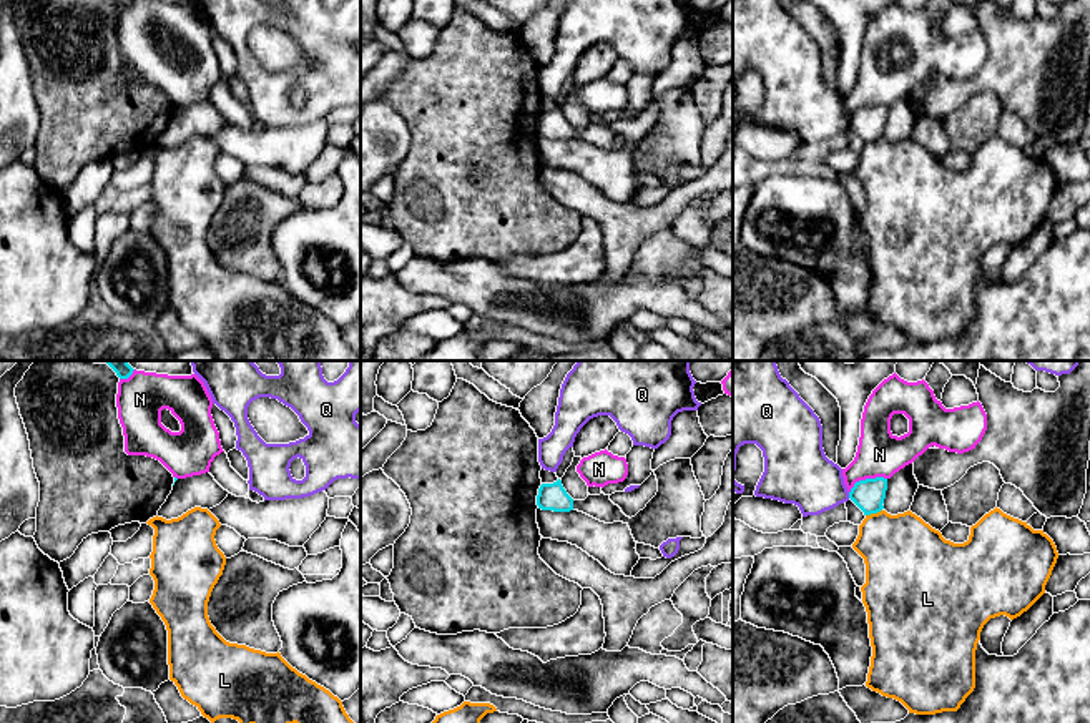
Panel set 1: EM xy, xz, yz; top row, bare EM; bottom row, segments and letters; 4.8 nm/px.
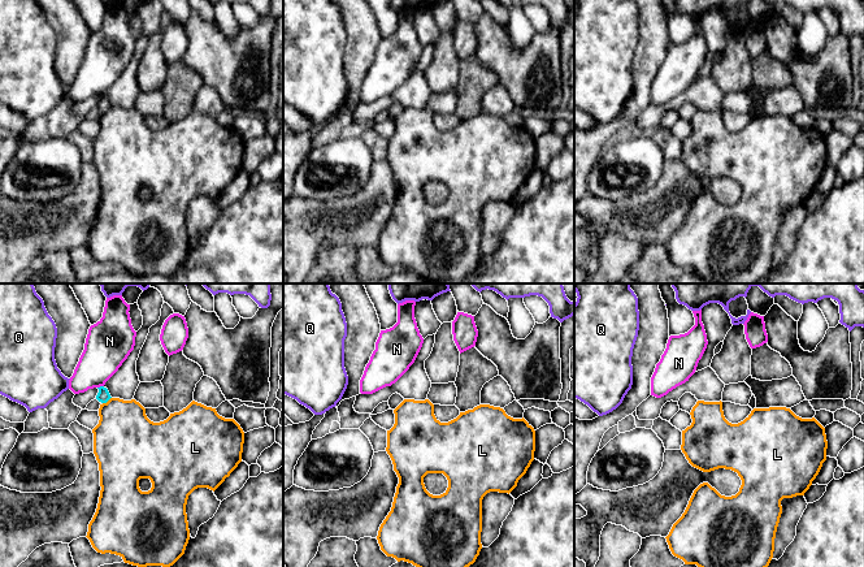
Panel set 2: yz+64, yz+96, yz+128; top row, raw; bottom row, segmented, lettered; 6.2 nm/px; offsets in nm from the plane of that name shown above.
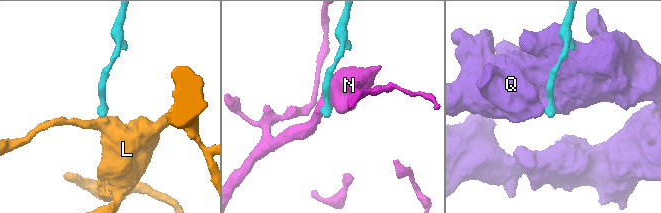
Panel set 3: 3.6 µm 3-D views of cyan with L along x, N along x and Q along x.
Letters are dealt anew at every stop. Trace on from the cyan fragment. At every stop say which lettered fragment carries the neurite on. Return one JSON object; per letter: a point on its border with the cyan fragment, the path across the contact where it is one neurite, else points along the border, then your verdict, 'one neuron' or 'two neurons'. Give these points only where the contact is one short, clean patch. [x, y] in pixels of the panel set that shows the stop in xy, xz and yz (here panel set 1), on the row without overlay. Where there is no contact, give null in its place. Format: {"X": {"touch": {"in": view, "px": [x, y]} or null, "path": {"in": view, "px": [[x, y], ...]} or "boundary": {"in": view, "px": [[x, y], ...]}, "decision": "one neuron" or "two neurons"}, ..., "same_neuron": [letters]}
{"L": {"touch": {"in": "yz", "px": [873, 140]}, "boundary": {"in": "yz", "px": [[881, 137], [866, 143]]}, "decision": "two neurons"}, "N": {"touch": {"in": "yz", "px": [866, 107]}, "decision": "two neurons"}, "Q": {"touch": {"in": "yz", "px": [849, 123]}, "decision": "two neurons"}, "same_neuron": []}

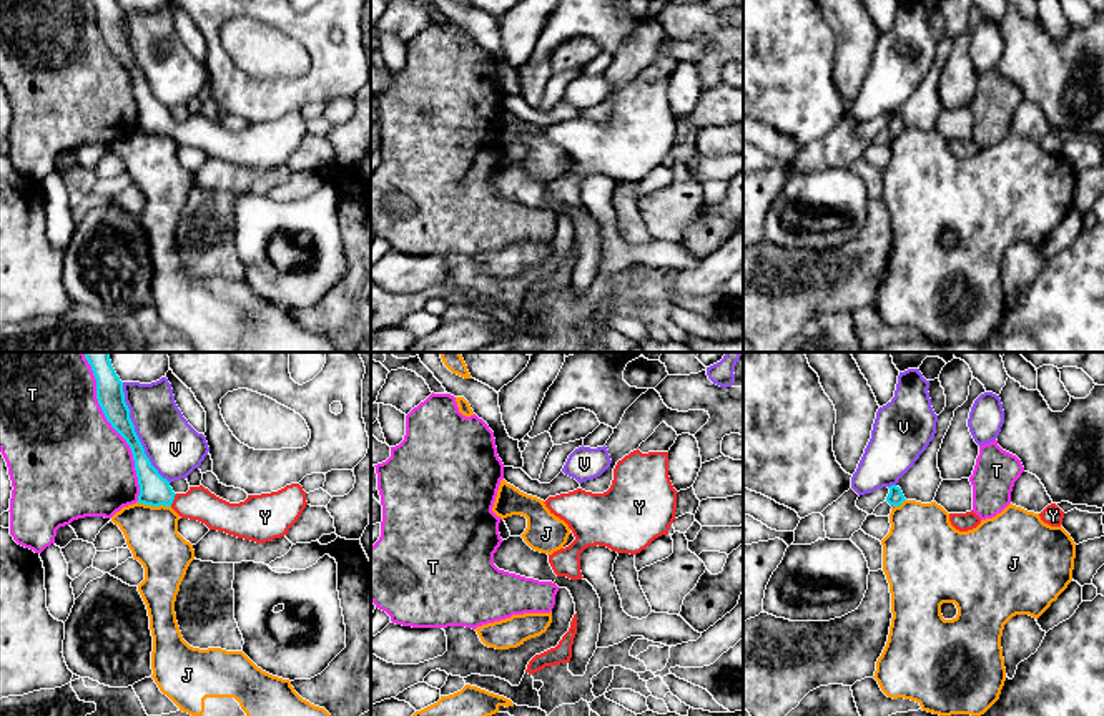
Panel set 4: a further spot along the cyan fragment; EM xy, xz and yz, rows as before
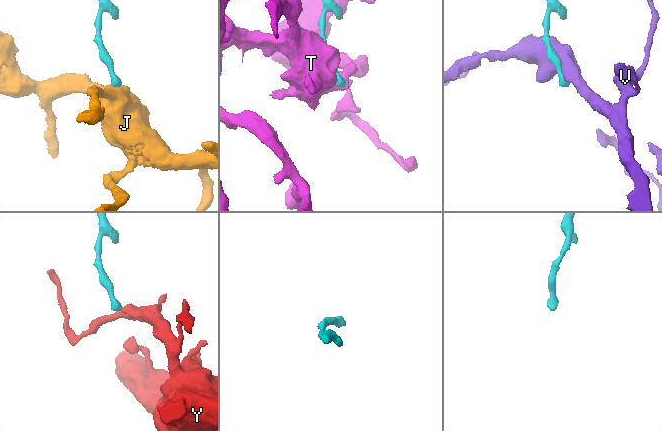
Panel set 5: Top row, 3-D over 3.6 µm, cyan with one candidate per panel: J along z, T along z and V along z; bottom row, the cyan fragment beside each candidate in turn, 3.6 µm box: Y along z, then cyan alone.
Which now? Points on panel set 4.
{"J": {"touch": {"in": "xy", "px": [153, 133]}, "boundary": {"in": "xy", "px": [[137, 130], [170, 135]]}, "decision": "two neurons"}, "T": {"touch": {"in": "xy", "px": [122, 63]}, "decision": "two neurons"}, "V": {"touch": {"in": "xy", "px": [135, 62]}, "decision": "two neurons"}, "Y": {"touch": {"in": "xy", "px": [173, 127]}, "path": {"in": "xy", "px": [[155, 118], [173, 127], [182, 132], [198, 132]]}, "decision": "one neuron"}, "same_neuron": ["Y"]}

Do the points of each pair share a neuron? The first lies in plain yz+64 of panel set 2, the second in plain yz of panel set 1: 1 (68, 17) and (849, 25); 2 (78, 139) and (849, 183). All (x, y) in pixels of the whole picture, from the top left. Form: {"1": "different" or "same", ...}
{"1": "different", "2": "same"}

